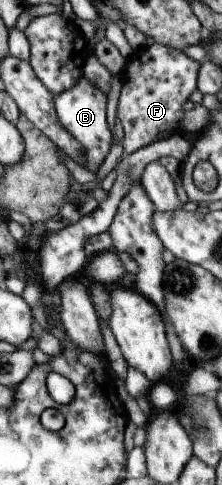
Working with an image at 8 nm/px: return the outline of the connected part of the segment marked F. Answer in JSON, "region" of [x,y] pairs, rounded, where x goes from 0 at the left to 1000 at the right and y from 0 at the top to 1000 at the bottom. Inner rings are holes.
{"region":[[[707,89],[604,107],[545,153],[550,184],[527,219],[527,237],[563,274],[550,297],[568,320],[698,293],[716,274],[829,272],[811,260],[824,212],[878,184],[878,155],[896,142],[901,130],[833,118],[815,103]]]}

